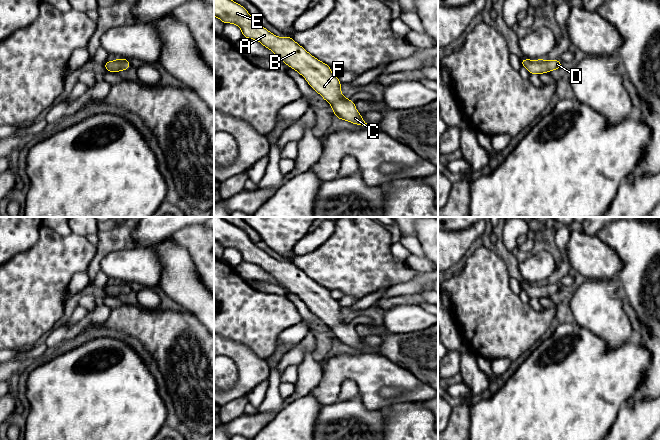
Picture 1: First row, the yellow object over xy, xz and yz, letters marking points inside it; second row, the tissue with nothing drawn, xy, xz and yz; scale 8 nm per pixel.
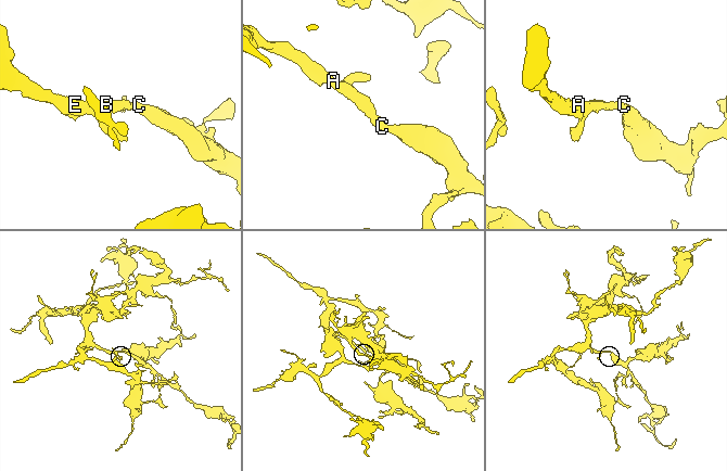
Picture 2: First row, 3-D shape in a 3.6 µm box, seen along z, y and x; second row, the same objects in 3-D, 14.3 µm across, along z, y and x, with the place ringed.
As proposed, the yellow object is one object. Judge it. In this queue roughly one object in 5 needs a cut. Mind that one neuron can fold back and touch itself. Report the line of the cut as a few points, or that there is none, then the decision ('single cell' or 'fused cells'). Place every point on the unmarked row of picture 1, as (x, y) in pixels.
no cut | single cell

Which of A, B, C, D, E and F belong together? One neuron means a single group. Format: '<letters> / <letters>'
A B C D E F

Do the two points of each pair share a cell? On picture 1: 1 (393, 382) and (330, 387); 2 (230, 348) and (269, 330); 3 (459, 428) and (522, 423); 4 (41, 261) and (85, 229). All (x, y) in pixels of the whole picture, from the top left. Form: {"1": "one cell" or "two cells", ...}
{"1": "one cell", "2": "two cells", "3": "two cells", "4": "two cells"}

